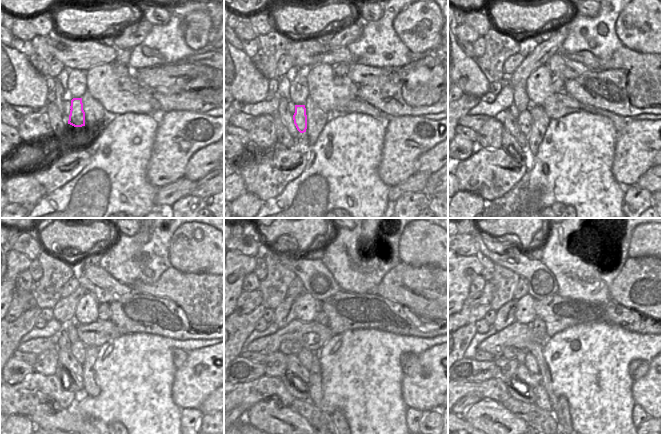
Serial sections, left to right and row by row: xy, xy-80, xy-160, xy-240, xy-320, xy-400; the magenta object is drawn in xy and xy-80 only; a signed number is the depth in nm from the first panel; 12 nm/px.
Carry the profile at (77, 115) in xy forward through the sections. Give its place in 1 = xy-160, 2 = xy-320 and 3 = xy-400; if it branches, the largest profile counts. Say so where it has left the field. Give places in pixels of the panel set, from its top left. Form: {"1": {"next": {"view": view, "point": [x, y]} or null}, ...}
{"1": {"next": {"view": "xy-160", "point": [524, 121]}}, "2": {"next": {"view": "xy-320", "point": [305, 356]}}, "3": {"next": {"view": "xy-400", "point": [530, 362]}}}

